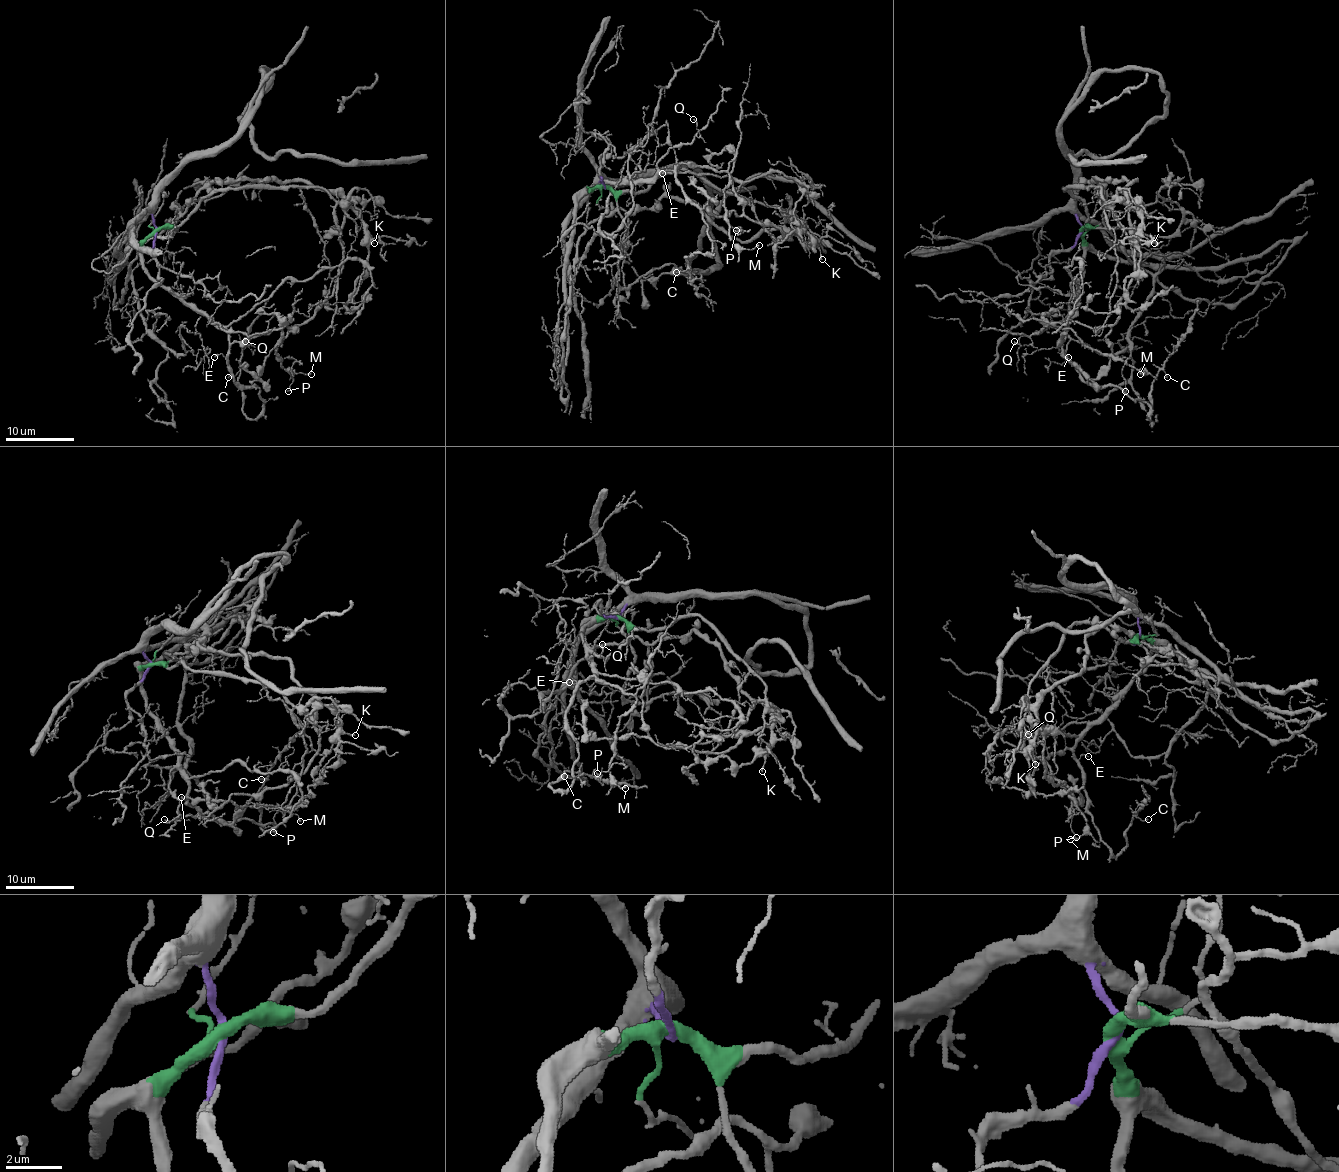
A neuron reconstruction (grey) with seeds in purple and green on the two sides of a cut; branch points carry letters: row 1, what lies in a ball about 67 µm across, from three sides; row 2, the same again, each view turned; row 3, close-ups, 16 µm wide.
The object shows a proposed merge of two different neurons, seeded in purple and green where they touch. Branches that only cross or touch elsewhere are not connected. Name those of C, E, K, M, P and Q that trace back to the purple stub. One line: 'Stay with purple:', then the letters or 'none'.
Stay with purple: none

